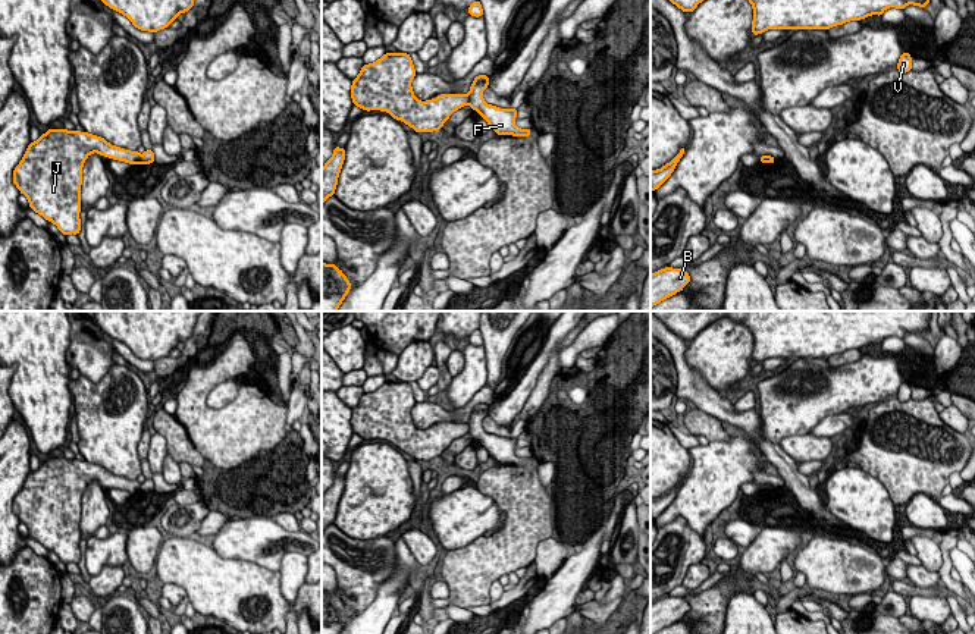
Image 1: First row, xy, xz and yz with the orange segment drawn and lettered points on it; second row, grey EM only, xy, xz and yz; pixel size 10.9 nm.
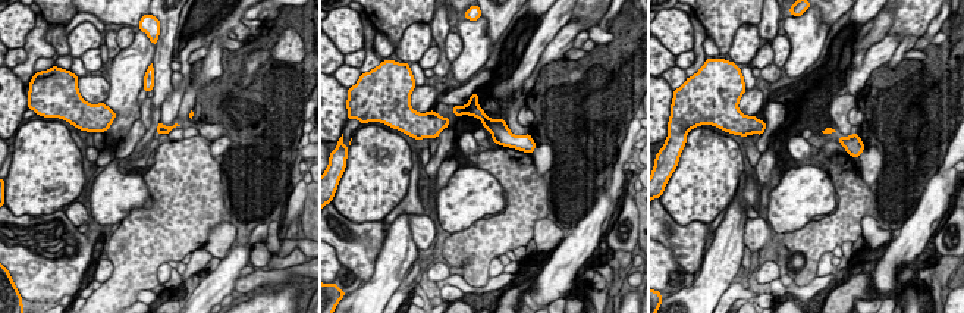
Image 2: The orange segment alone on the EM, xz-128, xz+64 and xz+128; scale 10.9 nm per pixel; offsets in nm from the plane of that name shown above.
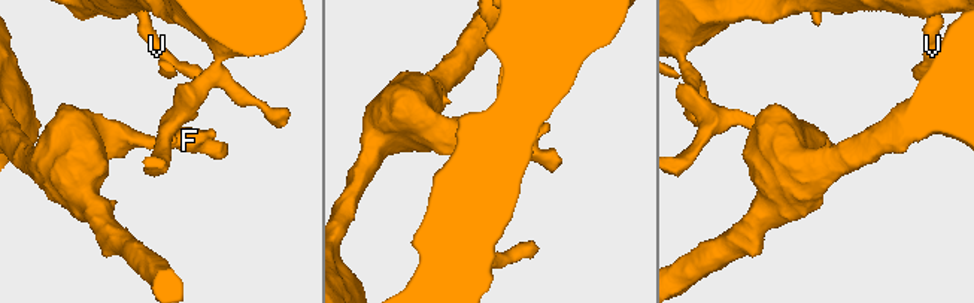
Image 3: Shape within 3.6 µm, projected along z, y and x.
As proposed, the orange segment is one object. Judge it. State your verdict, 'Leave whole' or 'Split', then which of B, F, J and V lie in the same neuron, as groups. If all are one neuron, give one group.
Split. Groups: B J / F V

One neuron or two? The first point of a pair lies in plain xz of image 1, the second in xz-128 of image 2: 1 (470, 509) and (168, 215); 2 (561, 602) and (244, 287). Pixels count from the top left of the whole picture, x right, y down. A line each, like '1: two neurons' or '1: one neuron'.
1: two neurons
2: two neurons

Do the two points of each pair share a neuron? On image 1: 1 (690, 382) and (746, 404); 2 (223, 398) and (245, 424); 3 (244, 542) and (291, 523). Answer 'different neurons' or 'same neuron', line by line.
1: different neurons
2: different neurons
3: different neurons

